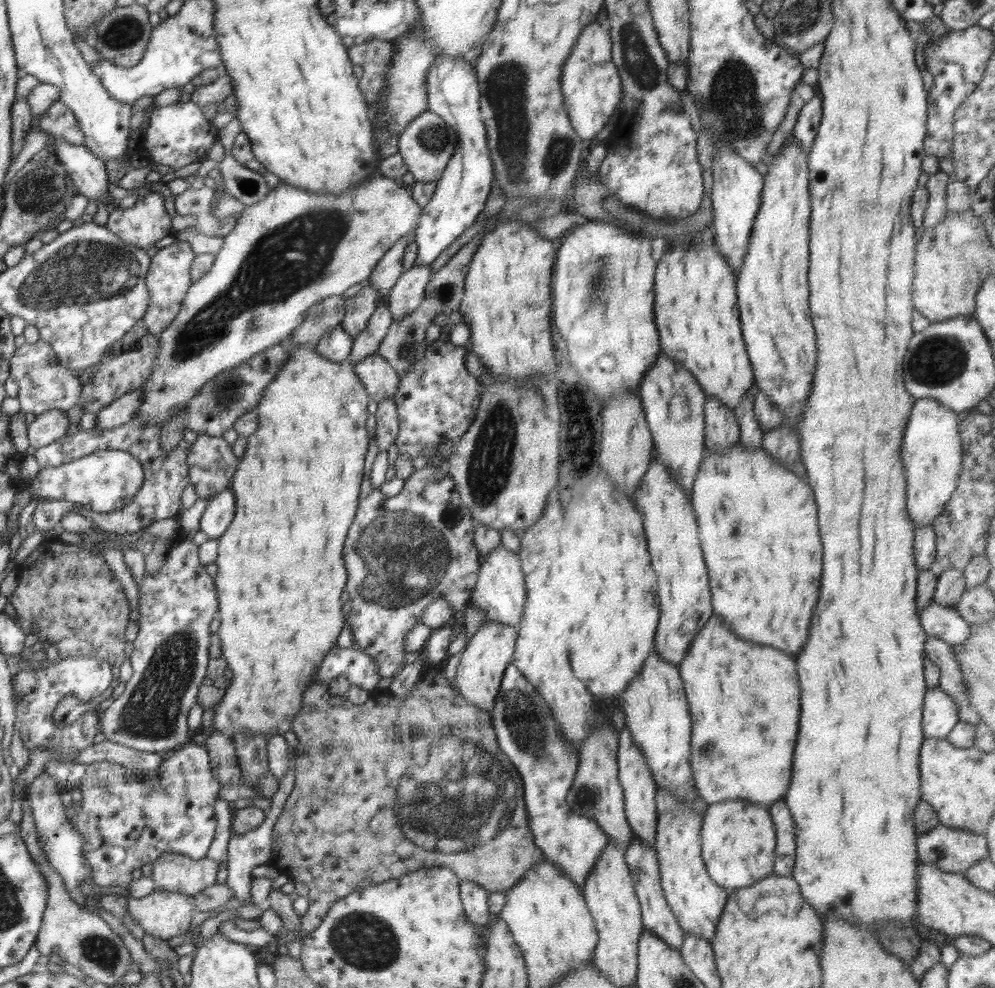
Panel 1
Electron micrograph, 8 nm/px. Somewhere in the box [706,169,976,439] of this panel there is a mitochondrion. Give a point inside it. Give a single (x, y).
(940, 360)

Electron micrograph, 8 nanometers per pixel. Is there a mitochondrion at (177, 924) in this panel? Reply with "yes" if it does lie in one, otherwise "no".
no

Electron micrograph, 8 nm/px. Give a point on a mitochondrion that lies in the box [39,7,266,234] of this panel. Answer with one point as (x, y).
(123, 32)

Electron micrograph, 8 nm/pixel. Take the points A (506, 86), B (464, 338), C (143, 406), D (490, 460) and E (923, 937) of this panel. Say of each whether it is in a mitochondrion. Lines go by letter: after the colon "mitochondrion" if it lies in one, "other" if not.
A: mitochondrion
B: other
C: other
D: mitochondrion
E: other

